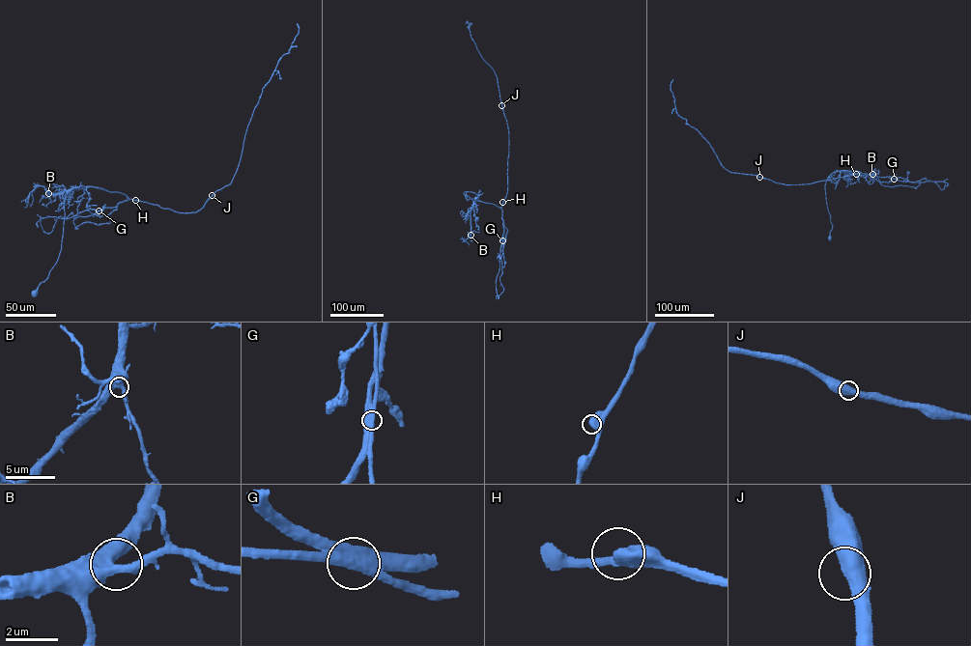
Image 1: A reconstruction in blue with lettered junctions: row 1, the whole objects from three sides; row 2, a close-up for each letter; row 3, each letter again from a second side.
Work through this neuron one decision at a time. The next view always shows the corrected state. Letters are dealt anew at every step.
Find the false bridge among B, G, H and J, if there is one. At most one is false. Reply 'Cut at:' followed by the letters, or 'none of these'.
Cut at: G

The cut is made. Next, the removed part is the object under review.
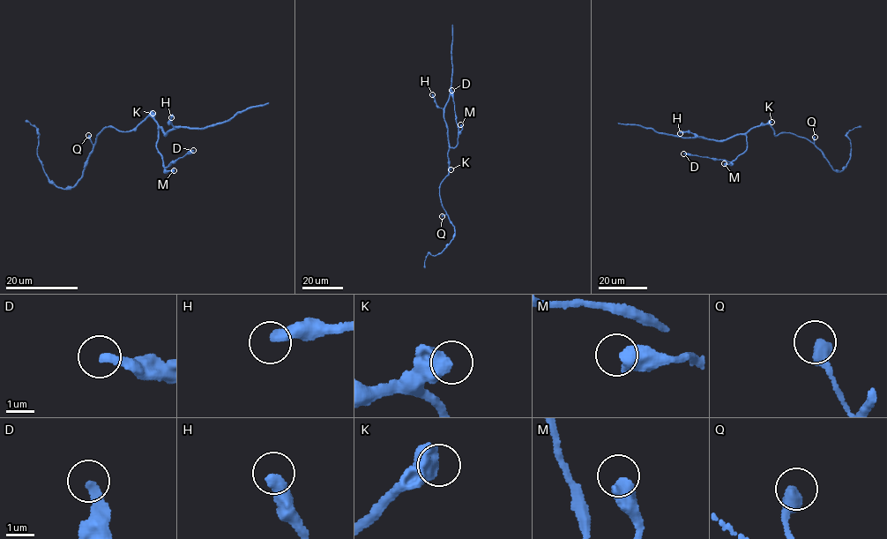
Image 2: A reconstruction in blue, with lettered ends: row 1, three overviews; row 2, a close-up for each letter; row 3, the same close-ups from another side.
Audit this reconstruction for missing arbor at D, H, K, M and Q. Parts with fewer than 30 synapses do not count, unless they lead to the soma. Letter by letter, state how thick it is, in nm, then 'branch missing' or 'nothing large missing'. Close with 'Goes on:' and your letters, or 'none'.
D: 300 nm | nothing large missing
H: 400 nm | nothing large missing
K: 600 nm | nothing large missing
M: 600 nm | nothing large missing
Q: 480 nm | nothing large missing
Goes on: none

